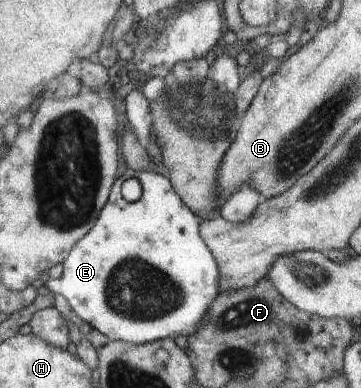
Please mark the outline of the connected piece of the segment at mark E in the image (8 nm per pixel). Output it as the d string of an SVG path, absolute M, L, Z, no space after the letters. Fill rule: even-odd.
M124 167L122 176L118 177L116 183L113 184L113 192L109 196L109 200L105 204L101 214L92 230L82 238L74 247L71 248L69 255L63 264L63 273L59 279L45 277L42 281L46 288L54 294L60 293L70 304L70 308L82 318L86 324L98 332L102 332L104 336L108 336L110 341L124 341L130 344L144 344L155 340L171 338L173 341L178 335L188 336L195 331L195 326L201 321L206 309L210 306L214 297L221 292L220 290L220 272L217 267L216 258L213 256L212 250L201 239L199 223L202 218L190 210L184 201L177 195L177 191L169 180L169 177L156 171L134 170L130 167ZM128 178L136 178L142 186L142 196L139 200L131 203L122 197L121 186Z

